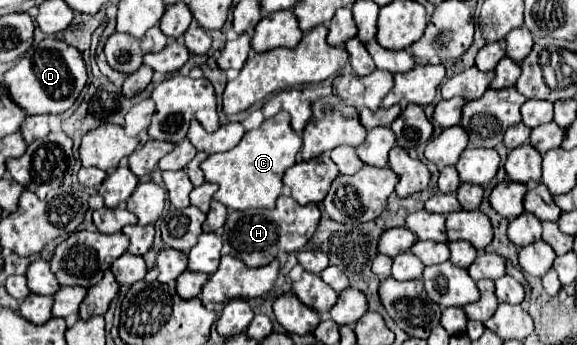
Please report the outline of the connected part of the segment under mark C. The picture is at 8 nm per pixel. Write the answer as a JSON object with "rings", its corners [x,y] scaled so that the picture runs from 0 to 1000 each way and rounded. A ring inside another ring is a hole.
{"rings":[[[492,319],[464,342],[444,377],[430,377],[423,400],[399,435],[367,446],[350,470],[357,528],[378,533],[371,580],[402,609],[430,603],[475,603],[478,574],[489,562],[489,510],[496,487],[513,475],[513,446],[523,429],[523,400],[503,365],[503,330]]]}

